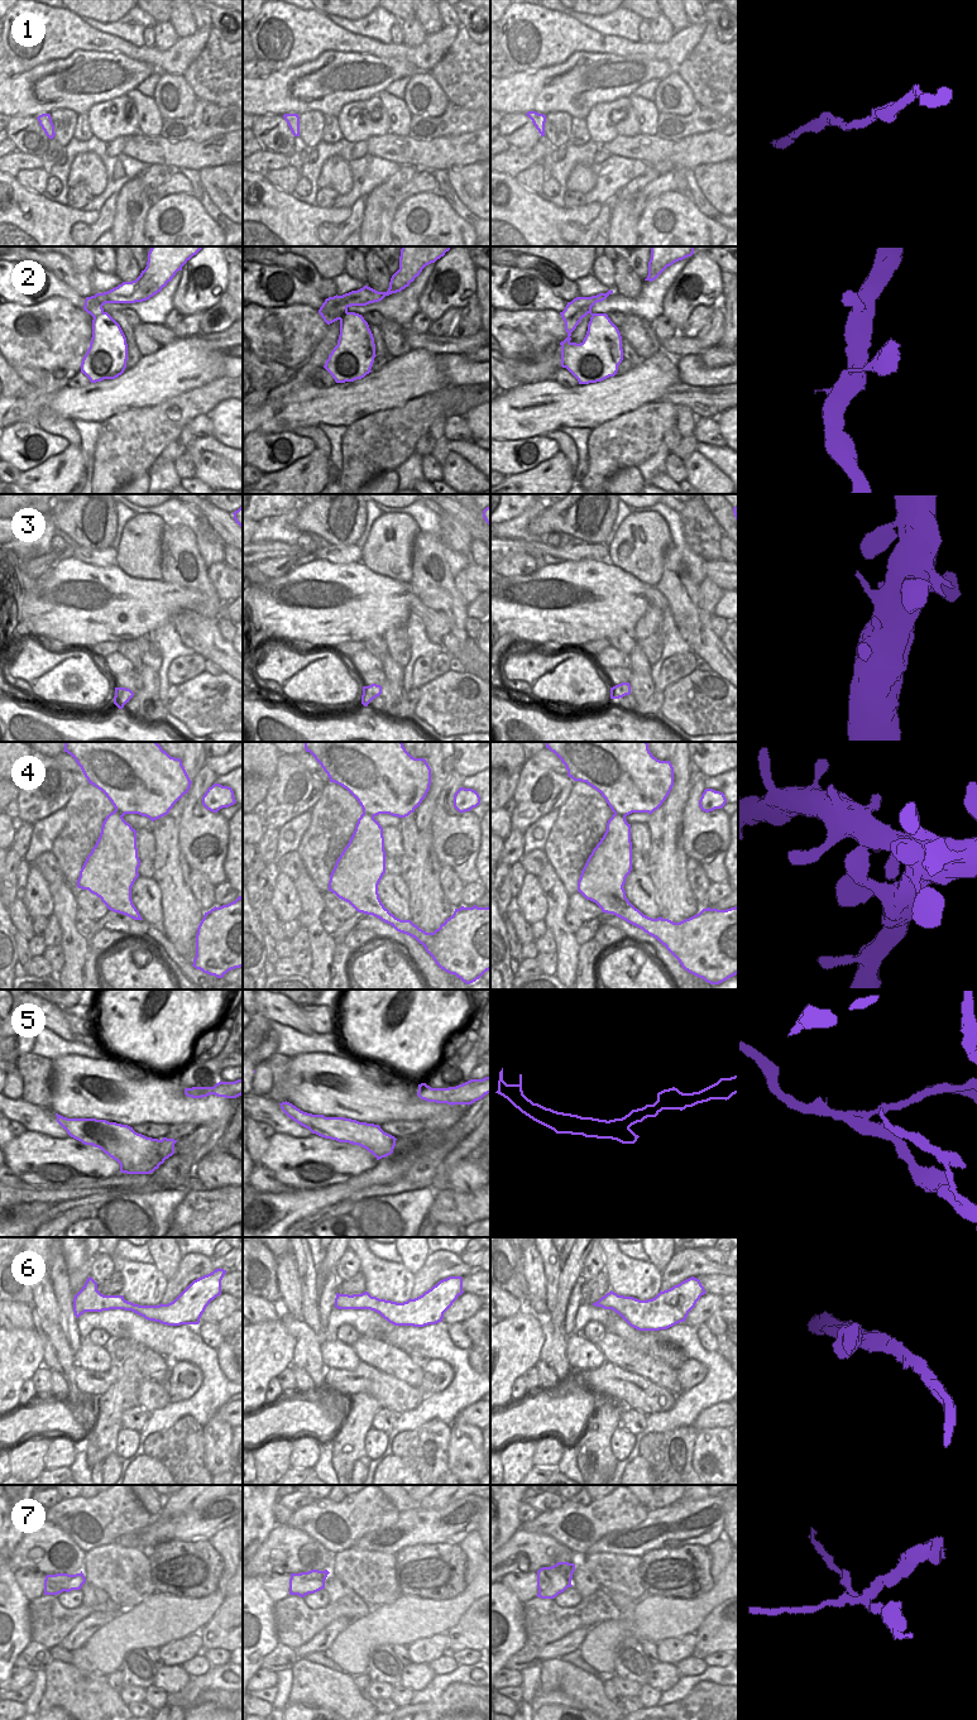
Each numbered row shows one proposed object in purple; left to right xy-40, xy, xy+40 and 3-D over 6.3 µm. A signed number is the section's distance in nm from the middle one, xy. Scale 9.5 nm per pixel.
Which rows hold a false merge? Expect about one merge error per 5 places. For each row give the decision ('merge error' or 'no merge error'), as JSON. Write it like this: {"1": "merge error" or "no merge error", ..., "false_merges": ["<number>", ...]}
{"1": "no merge error", "2": "no merge error", "3": "no merge error", "4": "no merge error", "5": "merge error", "6": "no merge error", "7": "merge error", "false_merges": ["5", "7"]}

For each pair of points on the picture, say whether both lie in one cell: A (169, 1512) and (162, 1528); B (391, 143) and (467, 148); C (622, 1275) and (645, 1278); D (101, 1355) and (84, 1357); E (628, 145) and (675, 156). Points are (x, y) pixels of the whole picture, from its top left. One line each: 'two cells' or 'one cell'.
A: one cell
B: one cell
C: one cell
D: one cell
E: one cell

